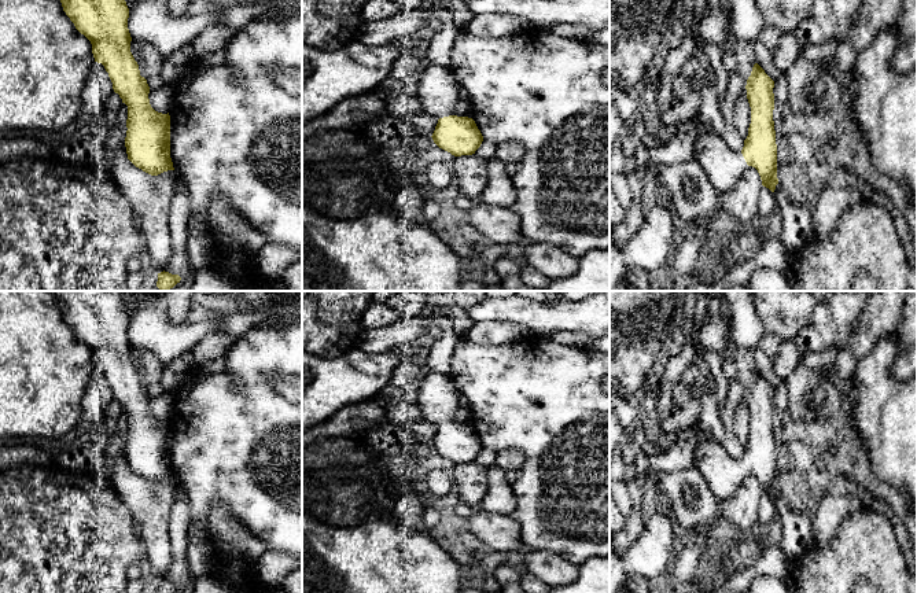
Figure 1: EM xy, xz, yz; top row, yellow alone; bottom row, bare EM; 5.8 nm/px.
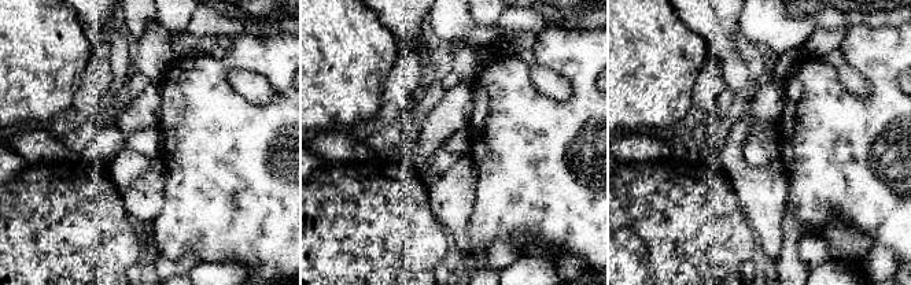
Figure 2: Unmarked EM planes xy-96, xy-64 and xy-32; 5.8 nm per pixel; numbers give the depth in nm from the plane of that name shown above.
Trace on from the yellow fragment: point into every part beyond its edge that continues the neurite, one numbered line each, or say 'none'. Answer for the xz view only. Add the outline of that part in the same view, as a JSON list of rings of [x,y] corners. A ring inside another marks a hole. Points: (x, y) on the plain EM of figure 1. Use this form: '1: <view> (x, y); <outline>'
1: xz (438, 398); [[[430,371],[421,376],[413,390],[417,394],[423,420],[438,427],[453,423],[461,395],[446,375]]]

